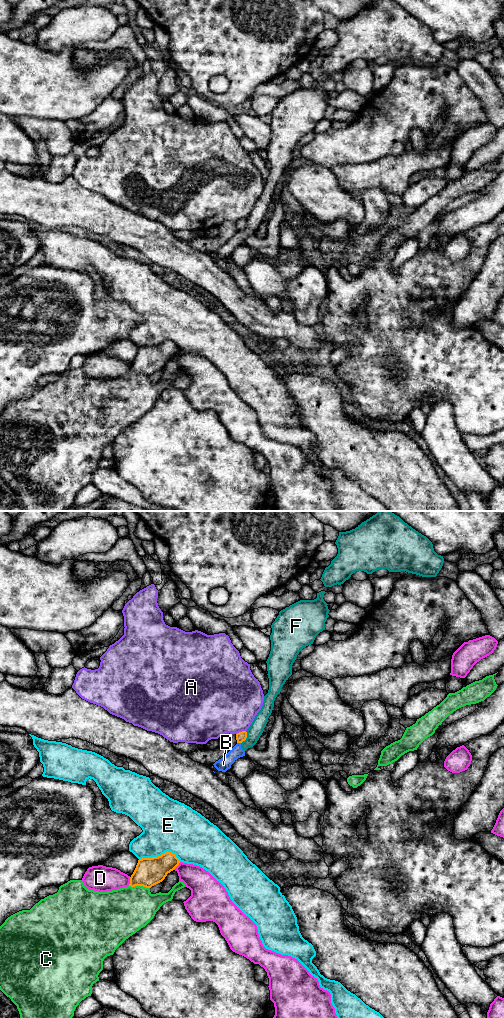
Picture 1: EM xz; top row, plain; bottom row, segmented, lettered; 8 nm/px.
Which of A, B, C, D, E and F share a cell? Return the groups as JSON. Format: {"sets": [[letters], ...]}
{"sets": [["A"], ["B", "F"], ["C"], ["D"], ["E"]]}

